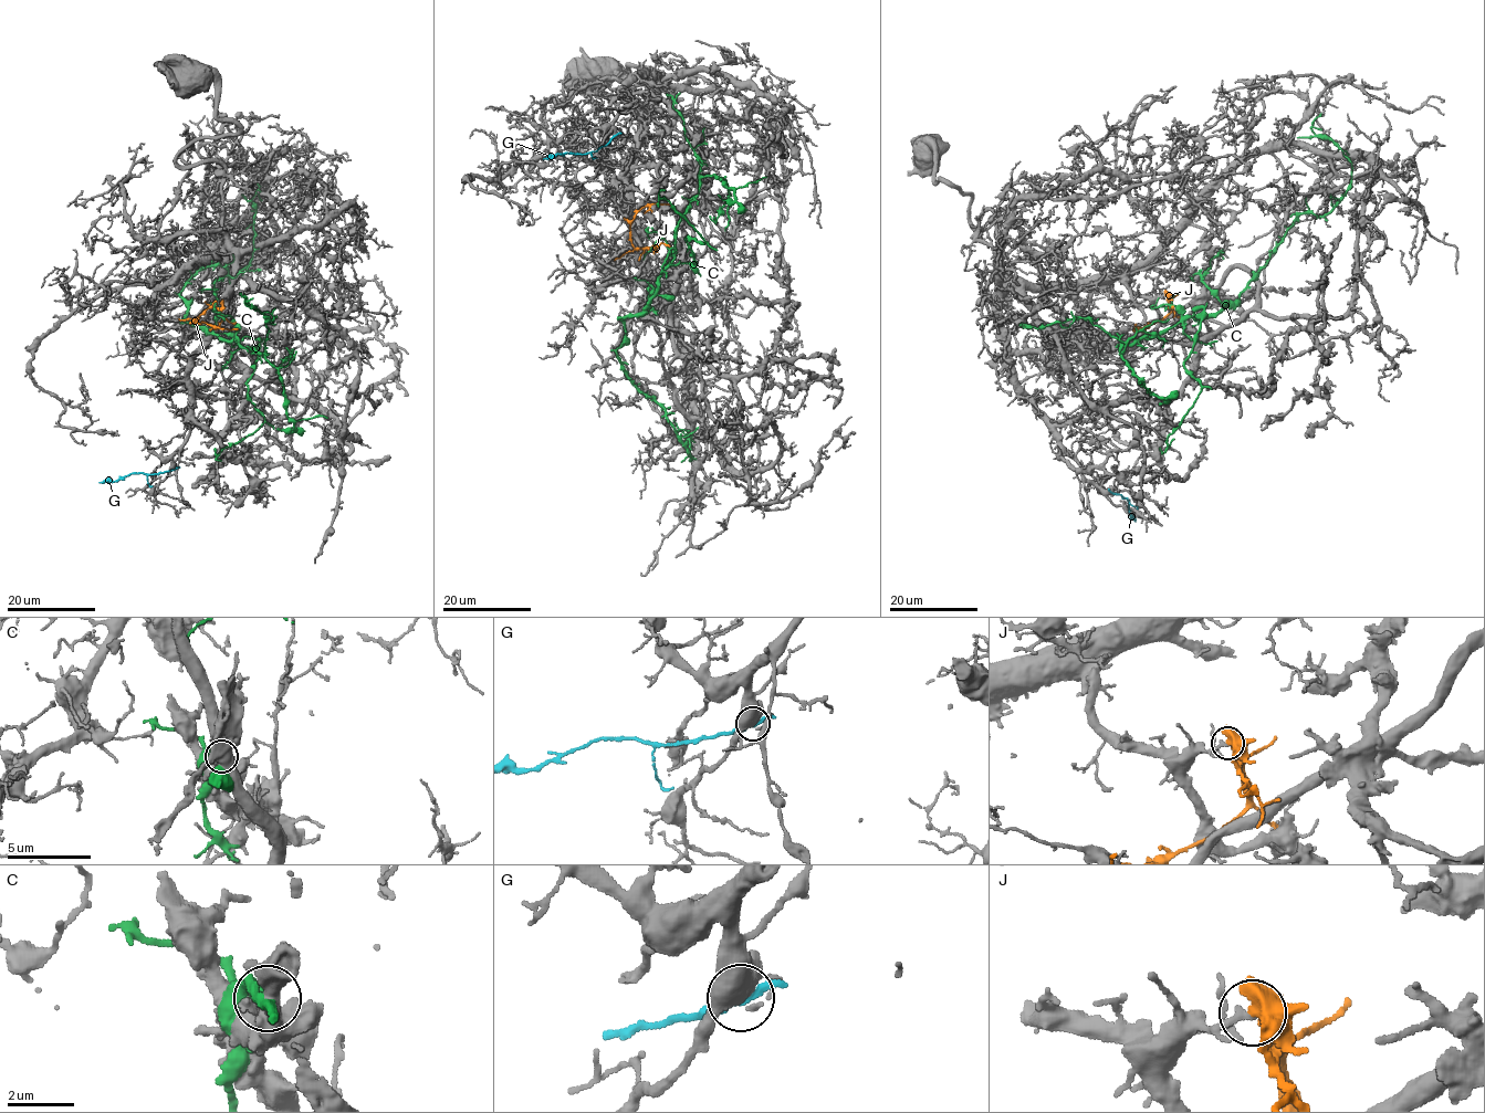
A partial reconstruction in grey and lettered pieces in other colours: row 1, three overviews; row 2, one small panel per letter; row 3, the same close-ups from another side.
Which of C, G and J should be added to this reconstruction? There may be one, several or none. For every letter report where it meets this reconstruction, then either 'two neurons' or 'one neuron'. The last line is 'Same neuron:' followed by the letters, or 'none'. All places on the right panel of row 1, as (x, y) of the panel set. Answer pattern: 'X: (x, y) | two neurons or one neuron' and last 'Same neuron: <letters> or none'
C: (1203, 279) | two neurons
G: (1110, 492) | two neurons
J: (1165, 295) | two neurons
Same neuron: none

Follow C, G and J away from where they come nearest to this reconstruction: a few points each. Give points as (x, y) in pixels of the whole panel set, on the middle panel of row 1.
C: (654, 286), (641, 312), (623, 319), (617, 354), (637, 389), (662, 407), (691, 461), (688, 433), (689, 448)
G: (616, 135), (595, 151), (548, 155), (543, 159)
J: (654, 245), (635, 248), (630, 222), (644, 207), (671, 205)

